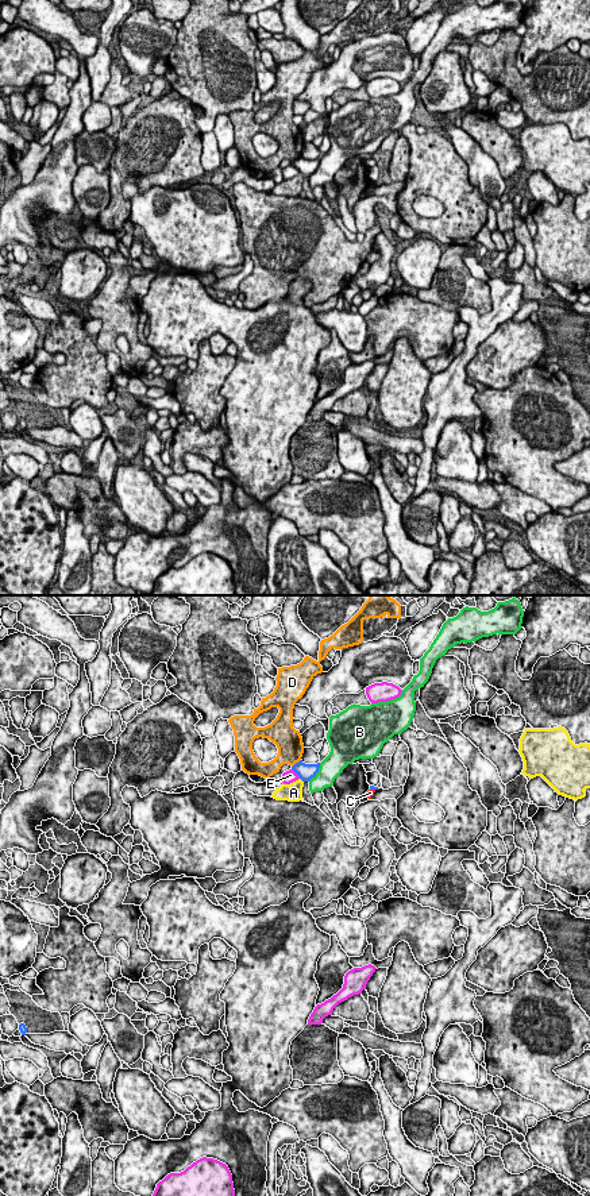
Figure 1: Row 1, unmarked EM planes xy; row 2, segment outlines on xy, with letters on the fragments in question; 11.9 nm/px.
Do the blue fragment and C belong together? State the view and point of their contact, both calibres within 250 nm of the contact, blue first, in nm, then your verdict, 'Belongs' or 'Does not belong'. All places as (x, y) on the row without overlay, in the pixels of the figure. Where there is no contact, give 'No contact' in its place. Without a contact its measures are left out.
Touches blue at xy (373, 184). Thickness 60 nm (blue) against 90 nm. Does not belong

